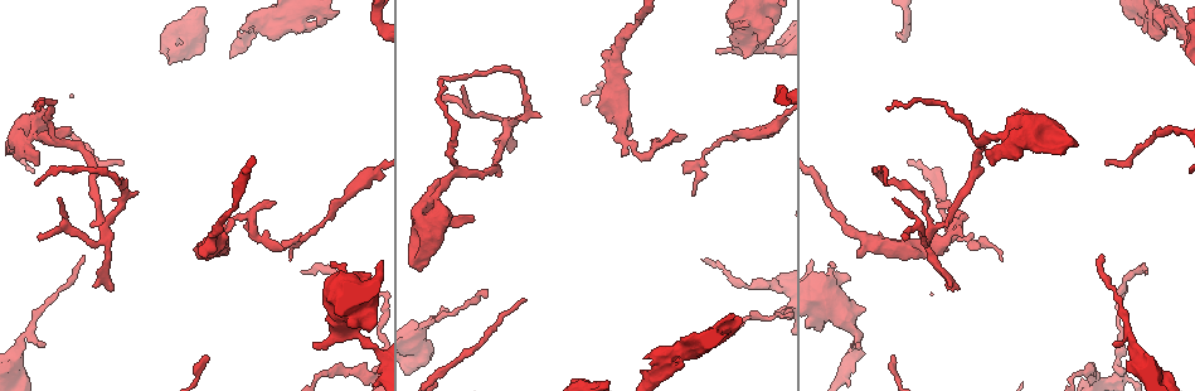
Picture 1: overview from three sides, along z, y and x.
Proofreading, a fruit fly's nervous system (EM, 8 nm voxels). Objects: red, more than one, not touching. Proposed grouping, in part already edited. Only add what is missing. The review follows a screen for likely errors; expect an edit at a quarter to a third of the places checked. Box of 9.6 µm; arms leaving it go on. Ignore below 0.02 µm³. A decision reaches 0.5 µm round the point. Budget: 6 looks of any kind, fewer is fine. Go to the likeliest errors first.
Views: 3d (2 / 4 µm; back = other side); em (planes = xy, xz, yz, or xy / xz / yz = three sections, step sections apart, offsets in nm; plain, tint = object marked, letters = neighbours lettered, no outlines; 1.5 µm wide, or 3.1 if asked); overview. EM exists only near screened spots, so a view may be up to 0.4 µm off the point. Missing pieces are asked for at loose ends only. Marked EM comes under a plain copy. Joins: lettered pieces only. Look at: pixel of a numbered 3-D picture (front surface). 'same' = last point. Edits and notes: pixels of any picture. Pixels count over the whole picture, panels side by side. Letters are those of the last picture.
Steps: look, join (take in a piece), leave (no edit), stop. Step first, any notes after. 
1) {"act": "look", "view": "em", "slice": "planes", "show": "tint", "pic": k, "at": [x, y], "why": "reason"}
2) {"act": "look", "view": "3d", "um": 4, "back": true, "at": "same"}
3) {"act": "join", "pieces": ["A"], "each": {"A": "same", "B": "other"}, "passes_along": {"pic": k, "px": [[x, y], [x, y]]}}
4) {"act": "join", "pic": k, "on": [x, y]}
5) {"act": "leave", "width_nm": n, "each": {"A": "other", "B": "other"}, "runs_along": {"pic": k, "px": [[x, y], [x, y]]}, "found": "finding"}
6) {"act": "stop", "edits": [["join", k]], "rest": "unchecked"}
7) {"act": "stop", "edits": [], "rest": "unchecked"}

{"act": "look", "view": "3d", "um": 2, "pic": 1, "at": [524, 299], "why": "end of a long branch"}

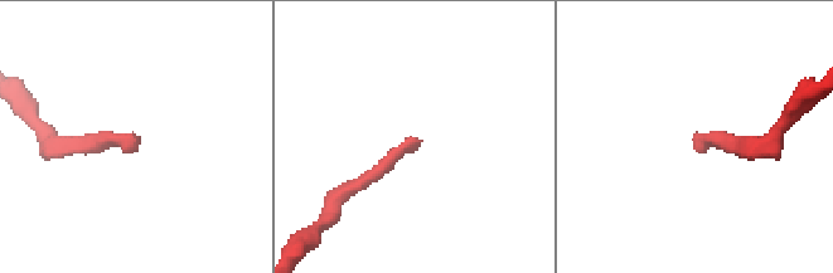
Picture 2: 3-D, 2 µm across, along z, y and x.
{"act": "look", "view": "em", "slice": "planes", "show": "letters", "pic": 2, "at": [136, 140], "why": "need the tissue"}

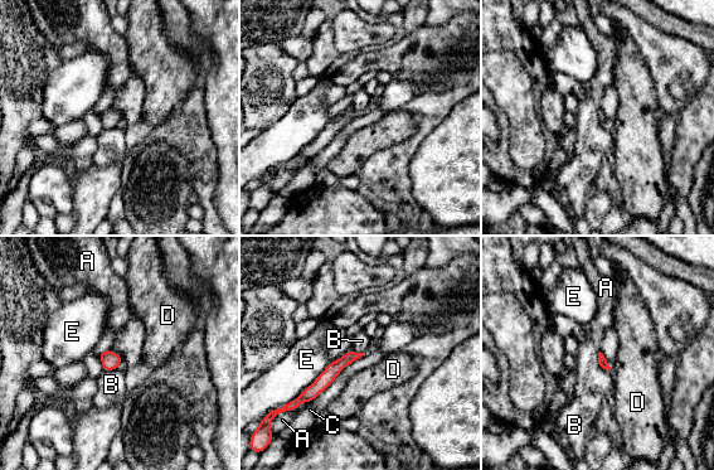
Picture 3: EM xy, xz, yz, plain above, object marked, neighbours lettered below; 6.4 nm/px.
{"act": "leave", "each": {"A": "other", "B": "other", "C": "other", "D": "other", "E": "other"}, "border": {"pic": 3, "px": [[598, 352], [598, 363], [608, 371]]}, "found": "no lettered piece goes on from it"}

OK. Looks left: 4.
{"act": "look", "view": "em", "slice": "planes", "show": "letters", "pic": 1, "at": [1148, 32], "why": "thick end"}

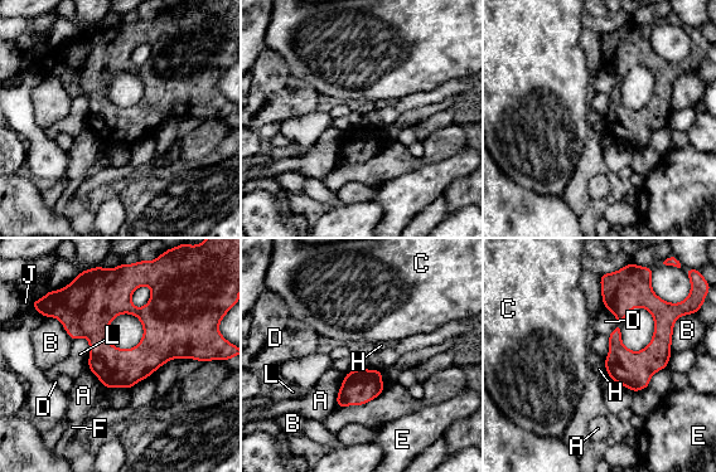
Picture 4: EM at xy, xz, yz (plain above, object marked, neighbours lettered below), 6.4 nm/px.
{"act": "leave", "each": {"A": "other", "B": "other", "C": "other", "D": "other", "E": "other", "F": "other", "H": "other", "J": "other", "L": "other"}, "runs_along": {"pic": 4, "px": [[613, 286], [617, 351], [635, 388]]}, "found": "no lettered piece goes on from it"}

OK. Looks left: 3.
{"act": "look", "view": "em", "slice": "planes", "show": "letters", "pic": 1, "at": [1103, 256], "why": "branch stops here"}

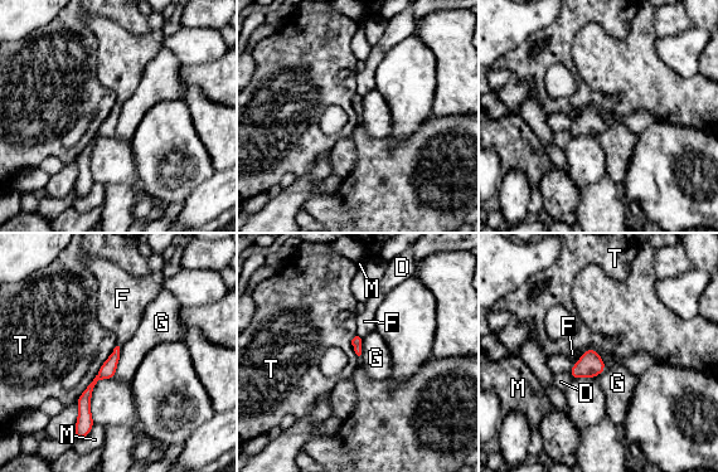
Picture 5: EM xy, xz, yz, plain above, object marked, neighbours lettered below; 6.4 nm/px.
{"act": "leave", "each": {"D": "other", "F": "other", "G": "other", "M": "other", "T": "other"}, "runs_along": {"pic": 5, "px": [[116, 351], [87, 392], [85, 422]]}, "found": "no lettered piece goes on from it"}

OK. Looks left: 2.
{"act": "stop", "edits": [], "rest": "unchecked"}

